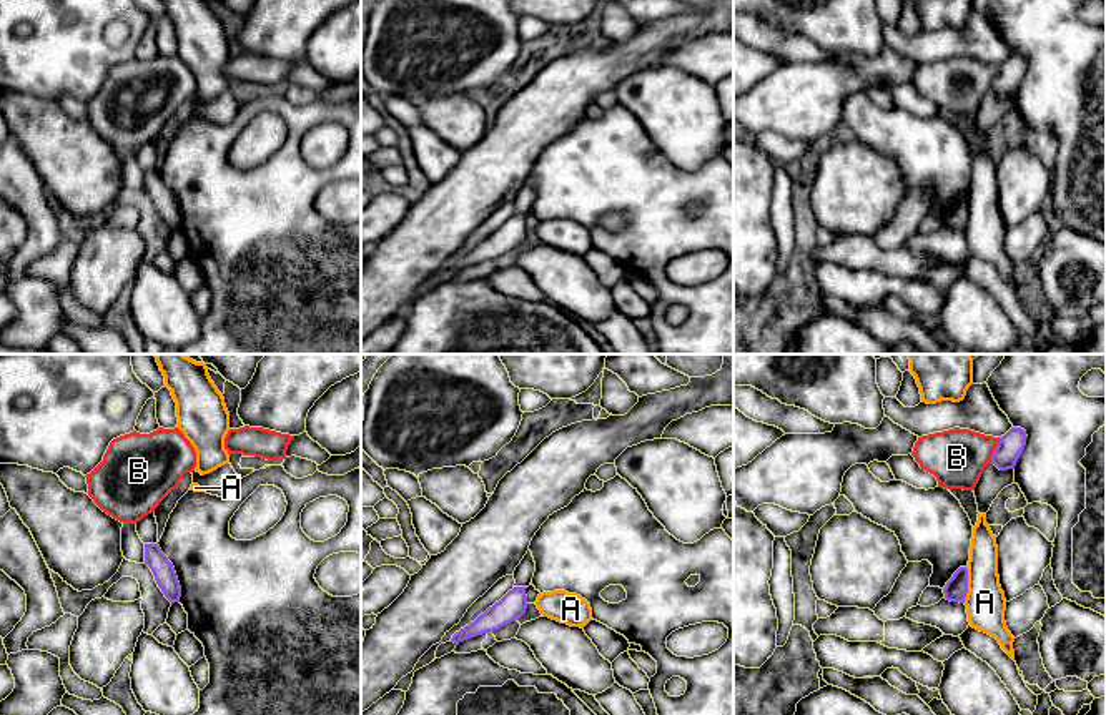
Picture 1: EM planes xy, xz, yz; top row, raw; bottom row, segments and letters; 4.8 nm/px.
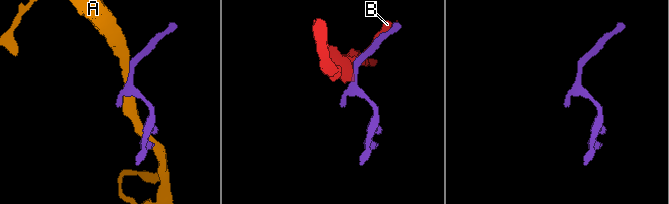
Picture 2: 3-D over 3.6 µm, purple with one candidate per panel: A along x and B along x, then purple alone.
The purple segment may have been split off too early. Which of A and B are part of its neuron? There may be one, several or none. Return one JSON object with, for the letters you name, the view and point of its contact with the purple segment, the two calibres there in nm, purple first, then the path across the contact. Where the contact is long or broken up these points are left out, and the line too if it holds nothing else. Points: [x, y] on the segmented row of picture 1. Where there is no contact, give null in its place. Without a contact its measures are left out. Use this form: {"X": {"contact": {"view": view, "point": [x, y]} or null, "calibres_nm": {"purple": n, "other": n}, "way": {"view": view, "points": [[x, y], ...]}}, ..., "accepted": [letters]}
{"accepted": []}

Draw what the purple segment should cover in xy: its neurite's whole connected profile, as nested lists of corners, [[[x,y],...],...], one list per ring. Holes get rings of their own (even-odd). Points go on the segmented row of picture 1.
[[[145,544],[145,564],[151,569],[155,580],[165,597],[171,604],[180,602],[181,587],[175,567],[161,552],[158,544]]]

